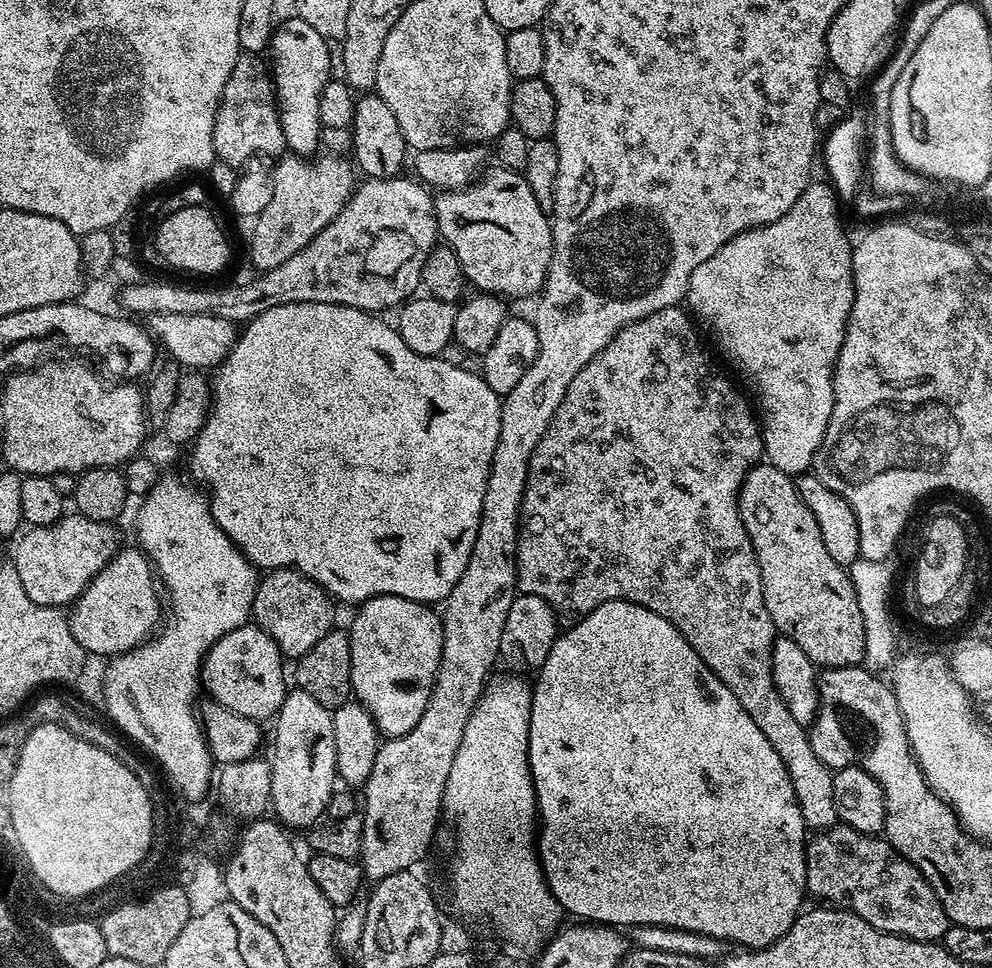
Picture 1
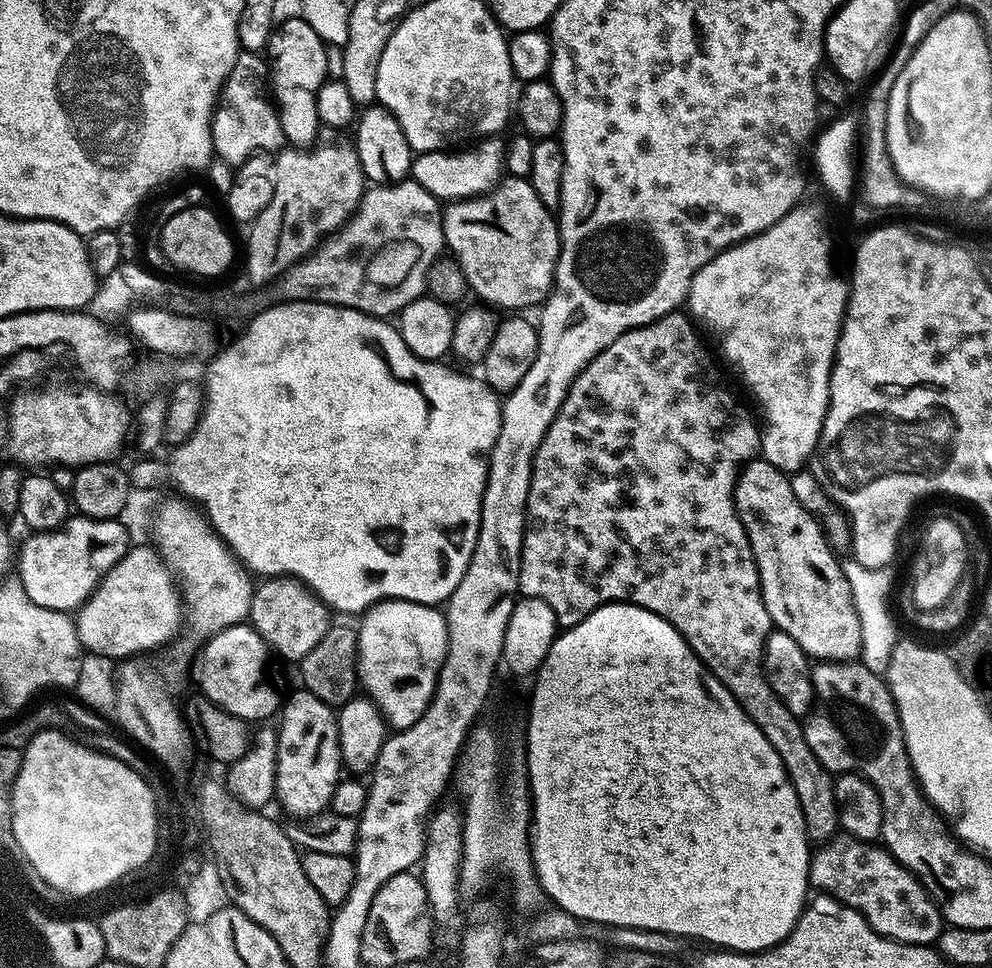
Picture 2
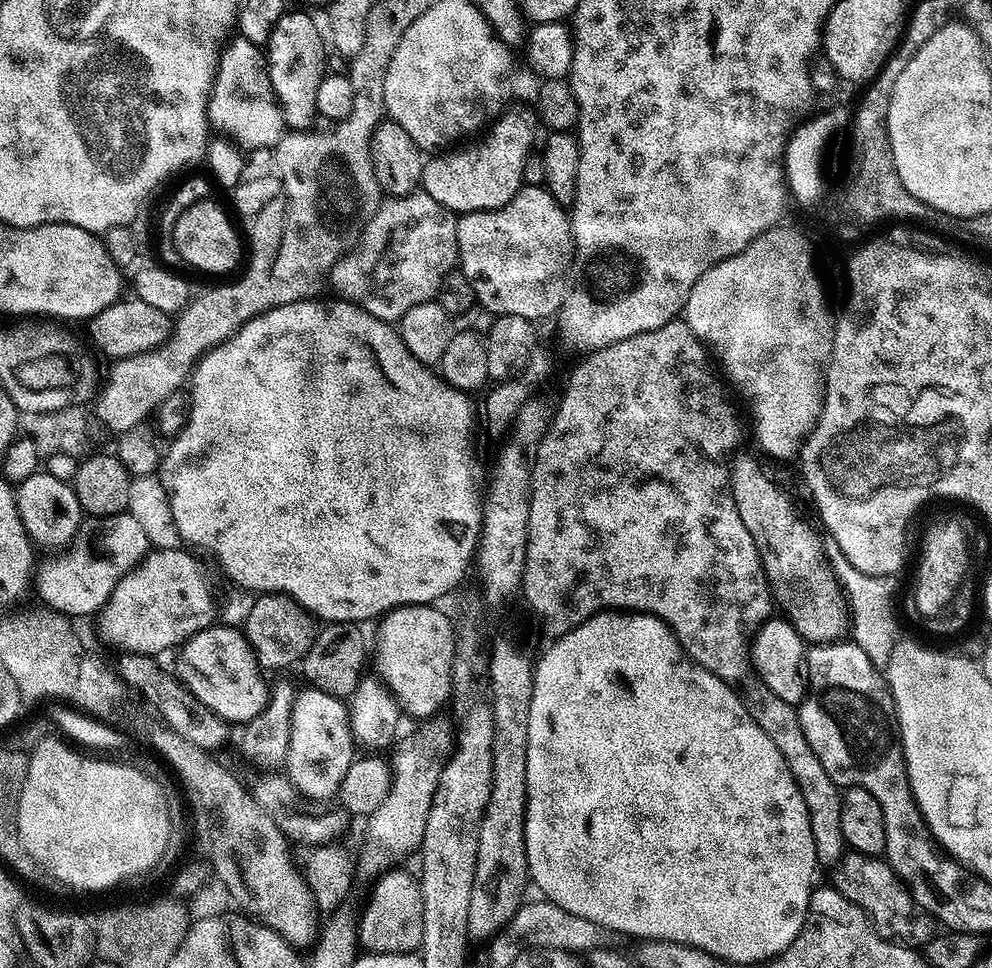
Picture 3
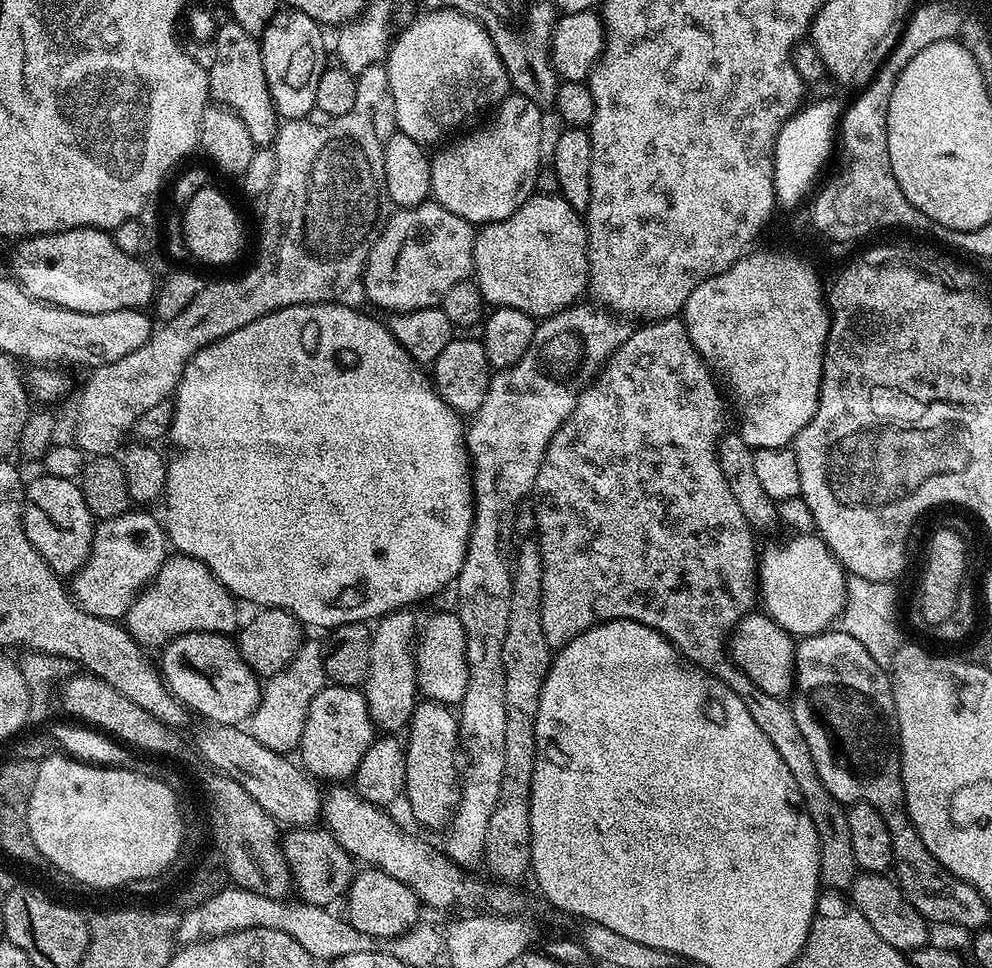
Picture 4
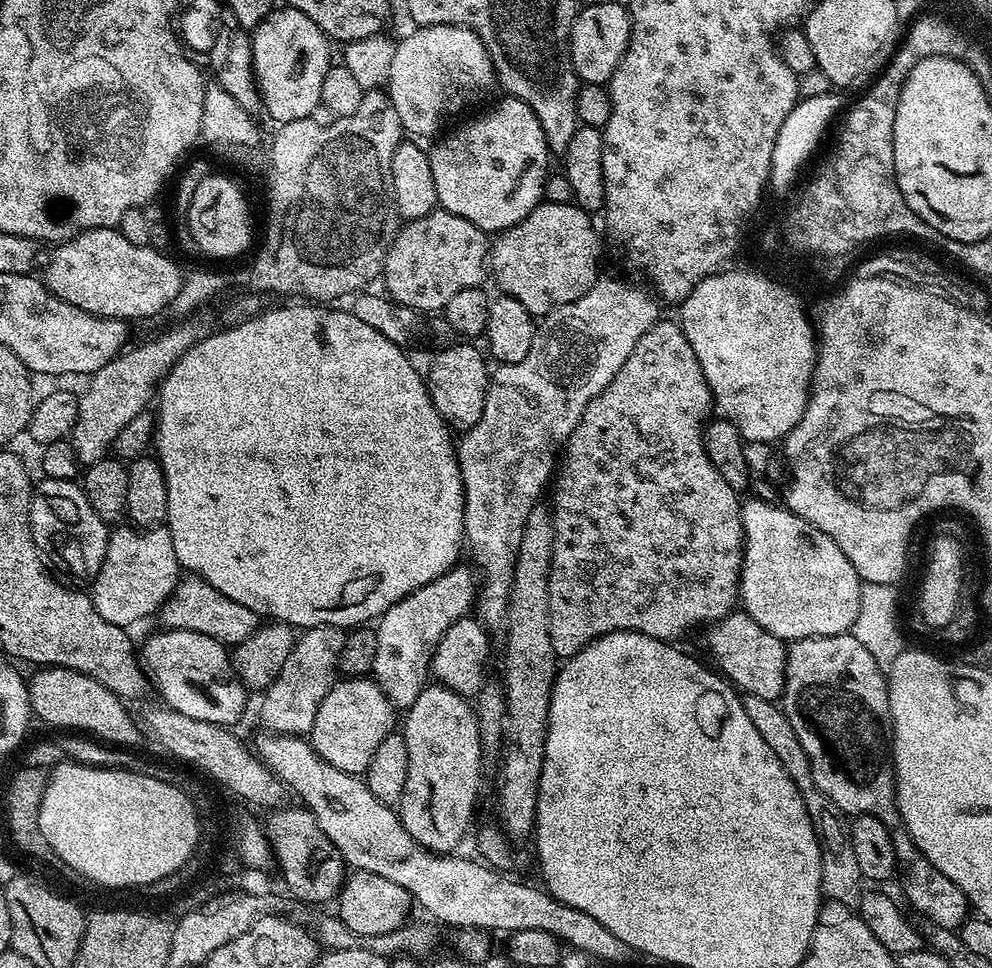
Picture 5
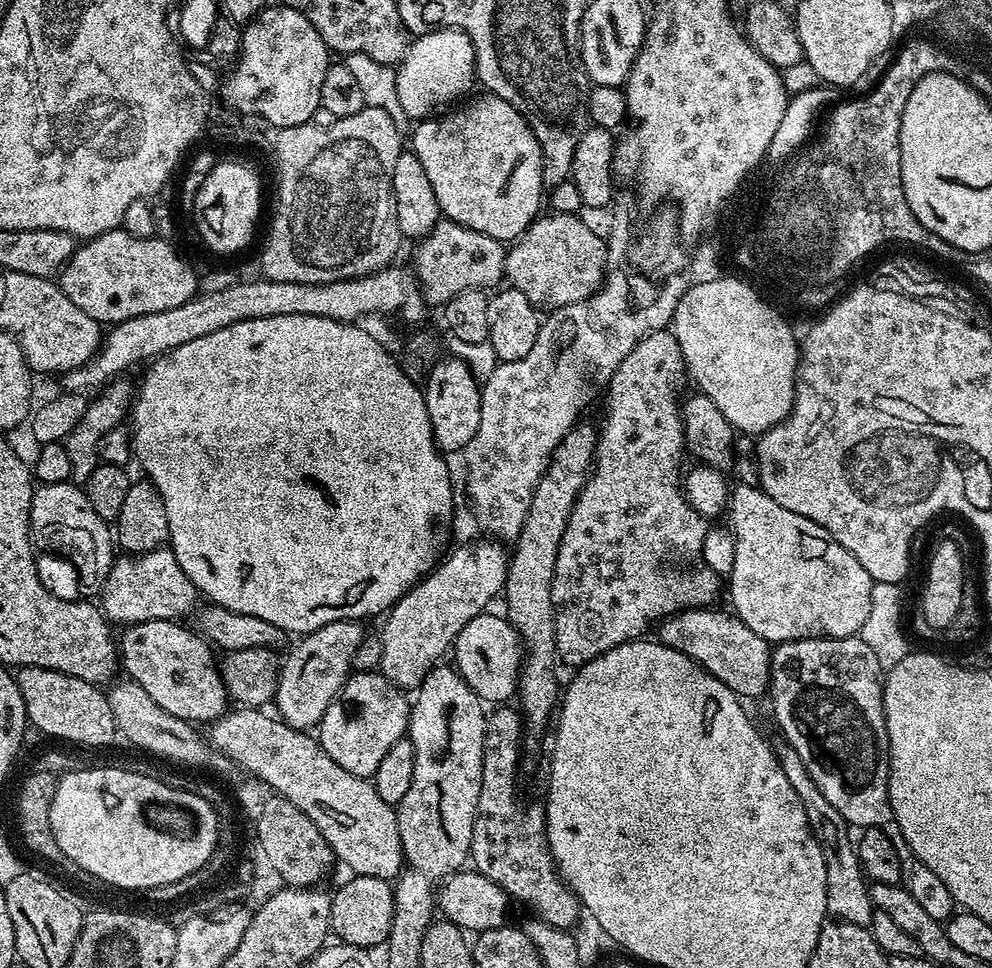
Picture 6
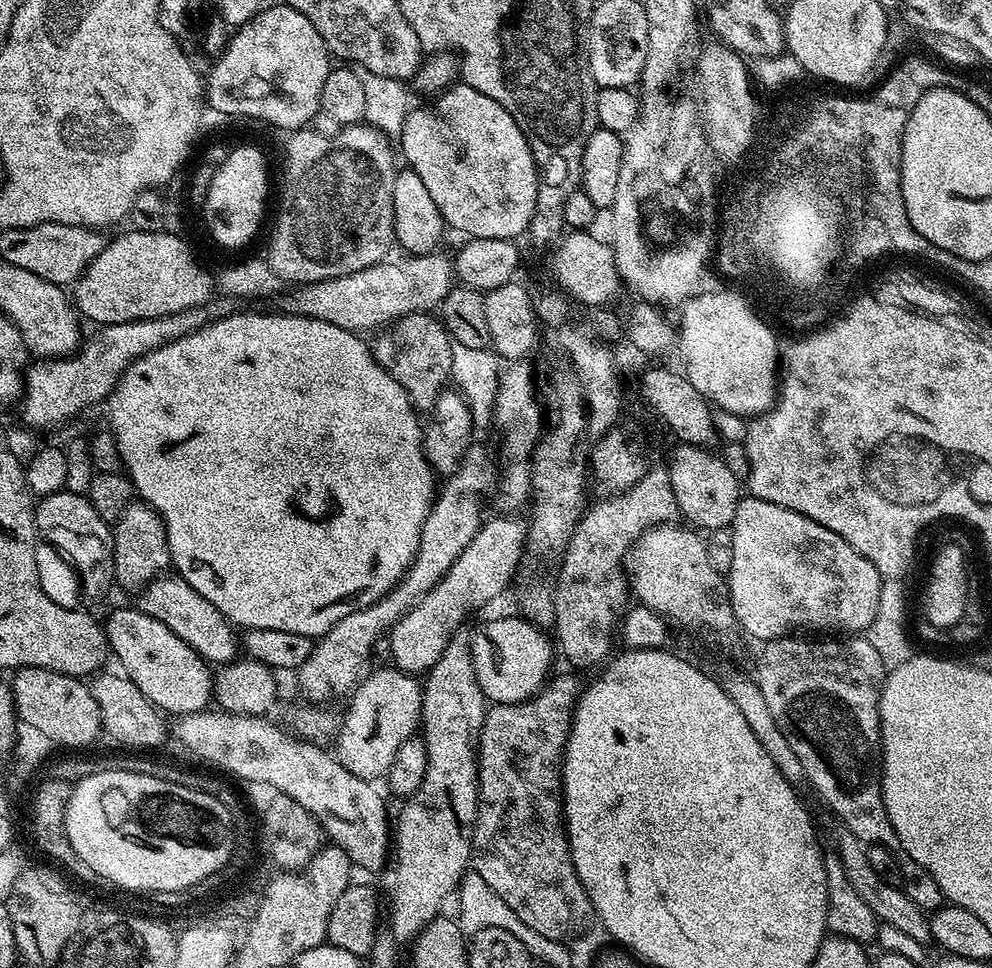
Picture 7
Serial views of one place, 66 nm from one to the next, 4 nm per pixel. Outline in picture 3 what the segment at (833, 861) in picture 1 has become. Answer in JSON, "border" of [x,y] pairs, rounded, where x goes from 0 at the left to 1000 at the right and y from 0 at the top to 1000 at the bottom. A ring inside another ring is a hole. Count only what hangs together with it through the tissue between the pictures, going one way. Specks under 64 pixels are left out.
{"border":[[[856,879],[847,887],[838,905],[838,916],[847,920],[853,929],[864,934],[875,945],[875,951],[890,971],[916,977],[930,977],[940,970],[940,947],[932,938],[925,936],[925,932],[916,924],[914,915],[904,907],[894,887]]]}

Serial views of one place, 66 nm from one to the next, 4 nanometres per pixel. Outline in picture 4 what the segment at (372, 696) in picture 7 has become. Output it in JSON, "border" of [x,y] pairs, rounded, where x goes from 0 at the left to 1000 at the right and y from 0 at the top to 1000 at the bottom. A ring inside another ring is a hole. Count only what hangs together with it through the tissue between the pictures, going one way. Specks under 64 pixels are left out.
{"border":[[[335,705],[319,718],[317,725],[313,725],[302,763],[300,785],[305,796],[320,807],[351,808],[358,803],[361,787],[365,787],[365,779],[369,779],[376,763],[377,749],[366,714],[362,710]]]}

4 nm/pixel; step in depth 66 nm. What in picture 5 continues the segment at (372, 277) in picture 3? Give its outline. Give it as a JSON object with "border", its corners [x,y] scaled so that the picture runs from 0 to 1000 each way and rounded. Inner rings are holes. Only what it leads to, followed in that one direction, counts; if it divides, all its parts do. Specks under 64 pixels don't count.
{"border":[[[441,214],[433,221],[412,227],[400,239],[387,268],[385,290],[398,313],[426,324],[443,323],[462,300],[483,298],[494,273],[494,244],[478,229]]]}

